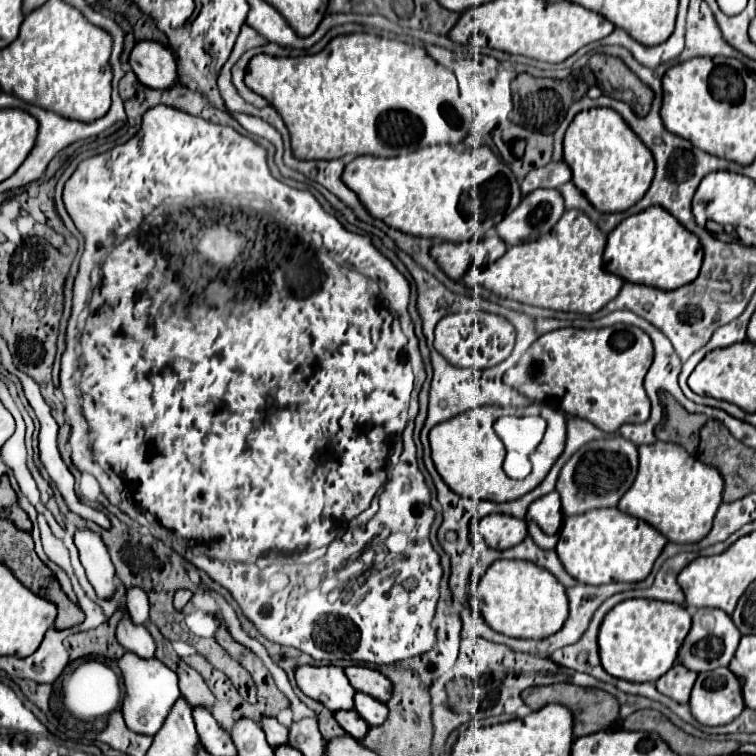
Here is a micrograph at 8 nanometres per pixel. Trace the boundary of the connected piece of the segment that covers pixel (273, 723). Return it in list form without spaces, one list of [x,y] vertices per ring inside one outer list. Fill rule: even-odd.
[[[263,716],[263,718],[261,718],[261,728],[263,728],[265,736],[267,736],[269,746],[275,748],[275,746],[287,744],[287,734],[289,734],[289,730],[287,730],[285,726],[281,726],[281,724],[277,722],[277,718]]]

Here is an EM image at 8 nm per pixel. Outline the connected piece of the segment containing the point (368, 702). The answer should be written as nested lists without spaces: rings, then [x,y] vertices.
[[[361,692],[355,694],[355,710],[359,716],[369,724],[369,726],[379,726],[385,722],[387,716],[387,706],[381,704],[379,700],[373,700],[371,696],[365,696]]]

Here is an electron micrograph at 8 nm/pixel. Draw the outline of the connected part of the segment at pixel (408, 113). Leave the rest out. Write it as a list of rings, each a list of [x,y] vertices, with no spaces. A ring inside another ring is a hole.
[[[347,34],[347,36],[337,36],[333,38],[325,50],[319,54],[311,56],[299,56],[299,58],[275,58],[267,54],[257,54],[249,60],[247,74],[245,74],[245,84],[251,88],[255,94],[263,96],[283,118],[289,136],[291,136],[291,146],[293,154],[301,160],[333,160],[333,158],[343,158],[347,154],[353,156],[363,156],[363,154],[373,154],[373,156],[397,156],[397,154],[409,154],[415,152],[417,148],[429,146],[429,144],[459,144],[465,140],[469,134],[471,122],[473,122],[473,110],[467,102],[461,100],[459,88],[457,88],[457,78],[451,70],[439,66],[421,46],[409,46],[399,40],[385,40],[373,34]]]

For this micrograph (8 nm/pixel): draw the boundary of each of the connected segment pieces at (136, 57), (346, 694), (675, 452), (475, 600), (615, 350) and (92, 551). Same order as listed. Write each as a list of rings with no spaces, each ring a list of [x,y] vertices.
[[[141,40],[129,54],[129,66],[137,80],[149,88],[169,88],[177,84],[177,64],[169,48],[159,42]]]
[[[297,666],[295,682],[305,696],[321,702],[331,712],[353,710],[355,688],[345,680],[345,672],[339,666]]]
[[[655,442],[649,446],[639,446],[637,478],[623,494],[617,508],[651,524],[669,542],[693,544],[709,534],[713,516],[721,504],[721,492],[723,480],[713,466],[699,462],[679,444]]]
[[[495,560],[485,574],[471,584],[469,602],[475,612],[499,634],[511,638],[547,638],[561,630],[569,616],[565,588],[551,572],[521,560]]]
[[[613,324],[609,328],[593,328],[593,330],[559,328],[539,336],[539,340],[535,340],[527,348],[521,360],[513,368],[509,368],[509,372],[505,372],[503,382],[533,402],[559,400],[559,408],[565,414],[585,418],[599,430],[615,434],[627,422],[645,422],[649,418],[651,404],[643,388],[643,378],[651,366],[651,360],[653,360],[653,344],[651,338],[641,328],[627,324]]]
[[[77,530],[75,546],[79,550],[81,564],[87,572],[87,580],[95,588],[95,594],[103,600],[111,600],[113,592],[117,590],[113,584],[115,568],[113,568],[113,562],[107,554],[107,548],[101,536],[91,530]]]

